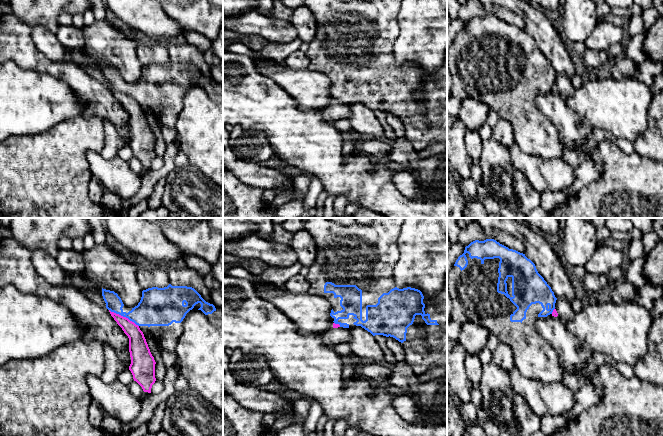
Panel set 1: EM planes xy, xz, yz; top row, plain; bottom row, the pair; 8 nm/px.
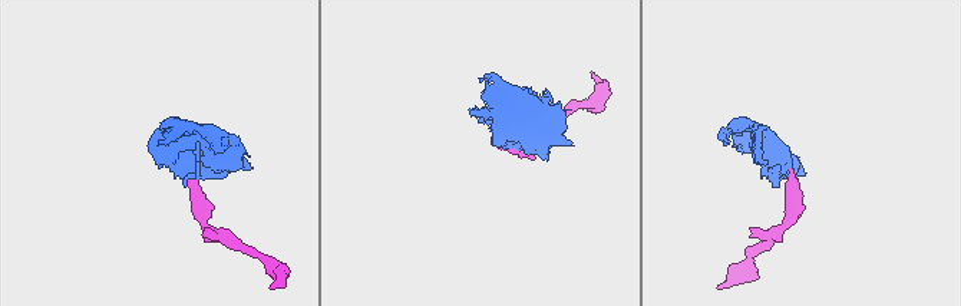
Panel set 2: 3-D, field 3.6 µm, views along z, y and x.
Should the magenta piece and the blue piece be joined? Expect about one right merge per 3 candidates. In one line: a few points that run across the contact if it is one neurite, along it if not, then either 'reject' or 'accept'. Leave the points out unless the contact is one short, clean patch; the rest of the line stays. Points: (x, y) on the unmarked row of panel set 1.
line xy (109, 85), (127, 93), (138, 102); reject

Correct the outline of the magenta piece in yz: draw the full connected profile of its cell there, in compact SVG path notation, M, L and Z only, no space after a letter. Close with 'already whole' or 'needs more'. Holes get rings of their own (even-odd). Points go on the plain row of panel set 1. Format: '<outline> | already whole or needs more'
M557 74L552 92L558 92L564 99L566 99L573 94L574 90L575 88L568 76L565 74Z | needs more

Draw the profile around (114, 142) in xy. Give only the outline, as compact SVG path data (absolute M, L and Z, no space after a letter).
M104 121L105 142L100 154L105 159L112 159L118 156L119 151L129 144L119 133L117 127Z

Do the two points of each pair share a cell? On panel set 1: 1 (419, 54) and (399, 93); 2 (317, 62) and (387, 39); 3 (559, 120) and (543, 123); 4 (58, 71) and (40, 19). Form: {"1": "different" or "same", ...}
{"1": "different", "2": "same", "3": "different", "4": "different"}

